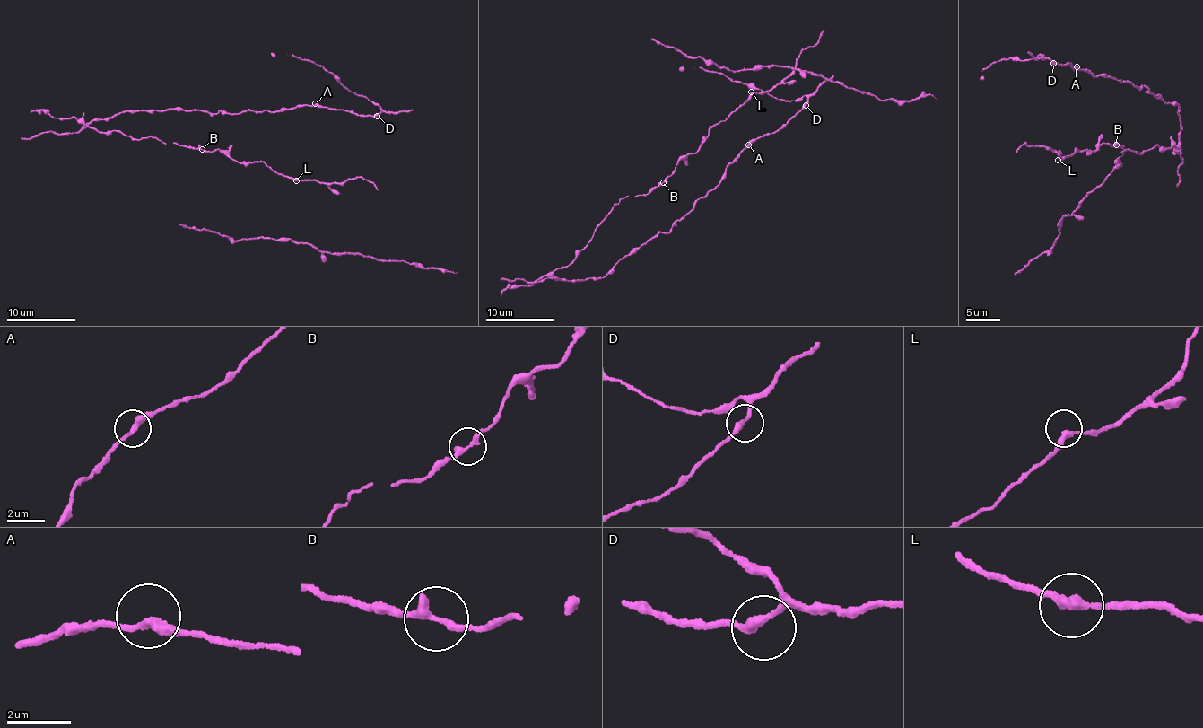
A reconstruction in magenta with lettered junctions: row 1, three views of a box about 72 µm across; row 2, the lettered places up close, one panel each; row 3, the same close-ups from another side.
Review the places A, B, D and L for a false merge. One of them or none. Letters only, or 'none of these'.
none of these

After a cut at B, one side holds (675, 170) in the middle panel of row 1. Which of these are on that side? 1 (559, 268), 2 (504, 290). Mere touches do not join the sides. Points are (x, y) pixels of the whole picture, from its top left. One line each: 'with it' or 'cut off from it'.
1: cut off from it
2: cut off from it

